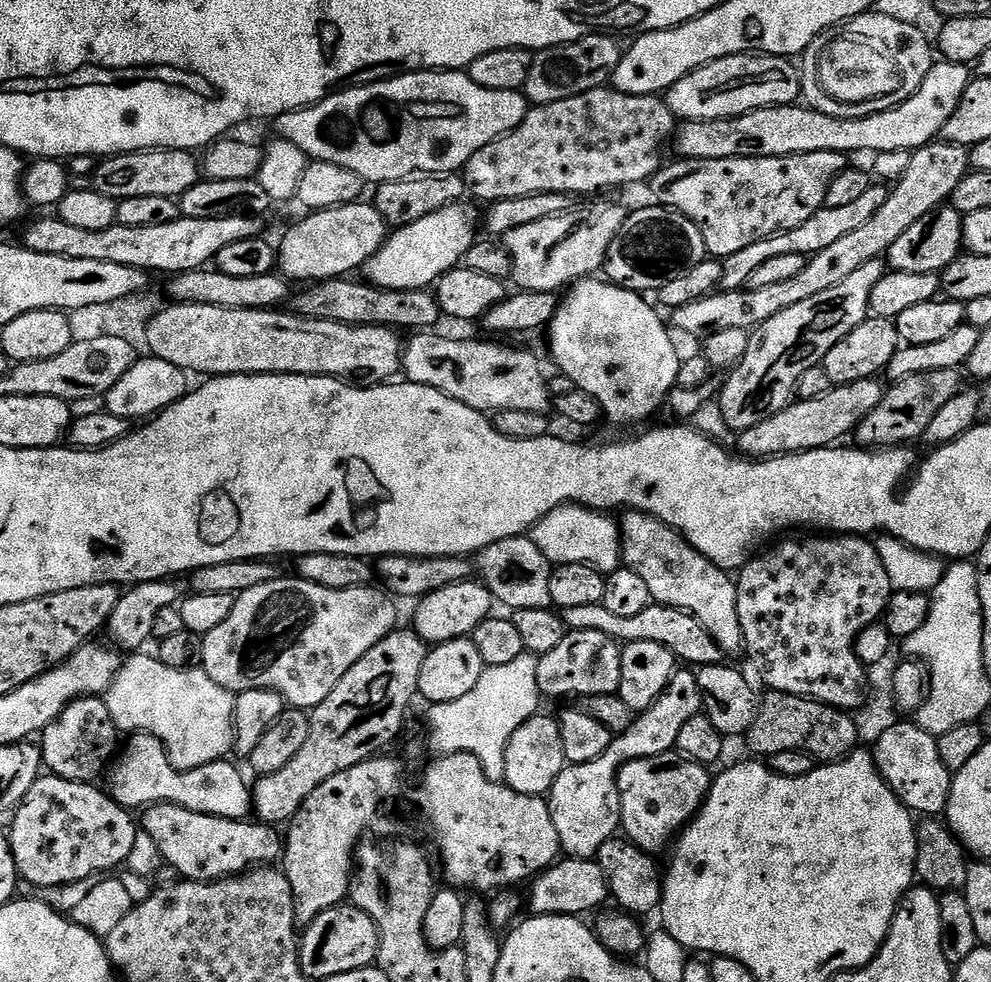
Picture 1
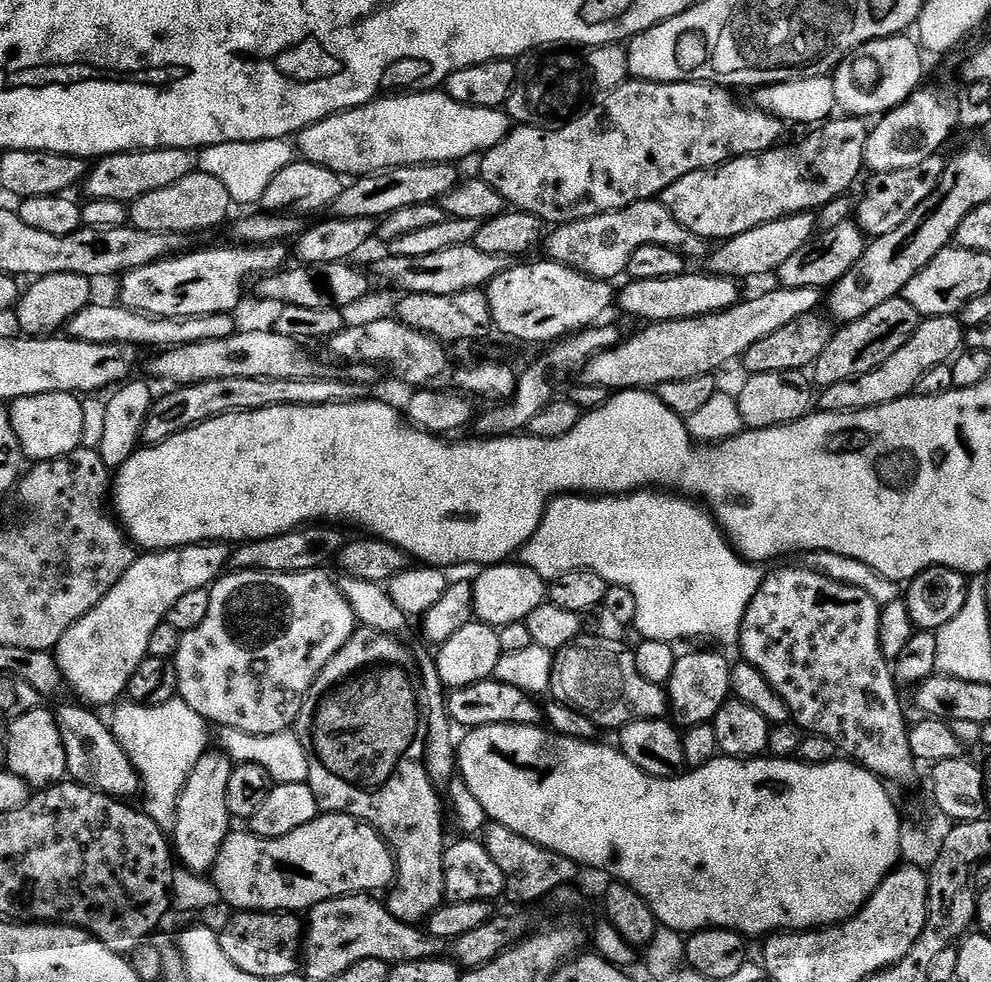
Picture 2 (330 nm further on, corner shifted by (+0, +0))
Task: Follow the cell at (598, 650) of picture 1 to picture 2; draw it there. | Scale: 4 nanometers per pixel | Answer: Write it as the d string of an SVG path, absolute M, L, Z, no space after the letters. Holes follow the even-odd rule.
M581 634L570 646L553 655L550 696L555 703L586 714L600 730L619 730L630 722L662 720L670 712L667 691L638 674L635 651L608 636Z

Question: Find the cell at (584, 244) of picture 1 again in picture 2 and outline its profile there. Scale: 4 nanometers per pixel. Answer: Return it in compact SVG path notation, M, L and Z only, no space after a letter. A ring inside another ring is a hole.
M659 199L643 200L634 206L623 208L620 212L607 212L594 218L575 220L553 227L547 233L542 248L543 251L548 251L545 252L547 259L555 264L565 264L567 268L578 270L593 280L612 282L615 281L615 276L623 277L627 273L634 250L647 244L682 250L683 255L688 258L704 258L710 252L709 241L683 228Z

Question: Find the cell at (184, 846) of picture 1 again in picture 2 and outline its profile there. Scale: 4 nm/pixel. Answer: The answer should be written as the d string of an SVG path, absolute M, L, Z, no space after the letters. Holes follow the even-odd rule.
M325 812L314 822L282 834L282 838L262 838L250 830L229 831L210 879L220 892L221 901L241 912L290 912L304 914L327 900L357 894L380 894L396 882L396 858L388 843L365 820L356 820L345 812Z

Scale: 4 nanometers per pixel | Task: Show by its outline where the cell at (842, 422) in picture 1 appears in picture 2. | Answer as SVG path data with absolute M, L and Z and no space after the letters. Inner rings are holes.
M959 315L934 316L921 319L918 330L891 358L886 358L882 366L862 374L856 380L837 382L835 386L826 386L819 393L818 408L822 412L861 412L878 406L886 406L895 400L913 395L919 389L922 378L934 366L942 366L956 359L966 344L966 329Z

